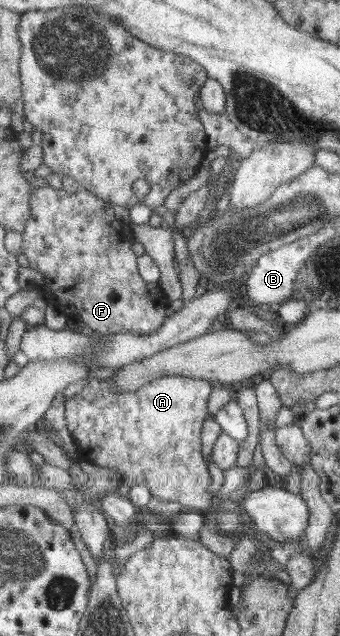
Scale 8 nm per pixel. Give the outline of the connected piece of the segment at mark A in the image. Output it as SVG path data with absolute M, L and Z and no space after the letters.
M171 376L145 384L139 390L117 392L112 377L102 380L89 378L80 391L65 402L67 428L77 446L77 461L93 461L102 467L111 467L123 473L128 486L143 484L153 496L161 496L163 502L173 501L185 510L209 513L215 505L215 497L207 491L211 474L201 452L201 430L209 415L209 396L216 386L211 380Z

